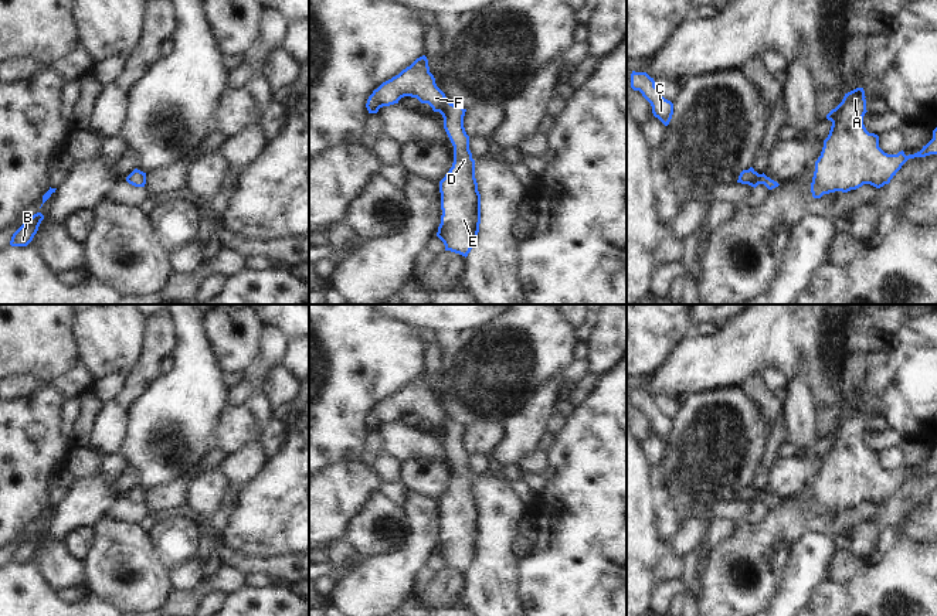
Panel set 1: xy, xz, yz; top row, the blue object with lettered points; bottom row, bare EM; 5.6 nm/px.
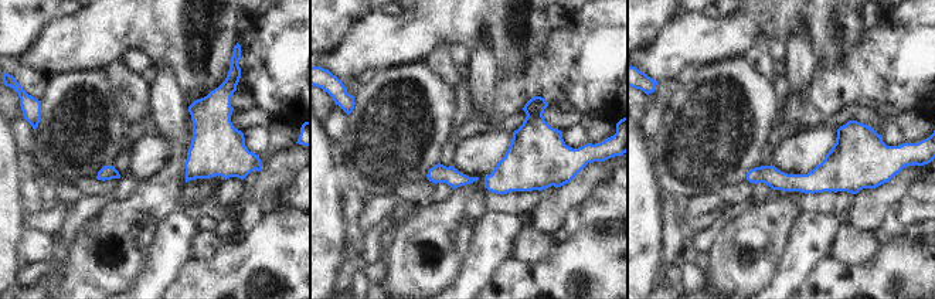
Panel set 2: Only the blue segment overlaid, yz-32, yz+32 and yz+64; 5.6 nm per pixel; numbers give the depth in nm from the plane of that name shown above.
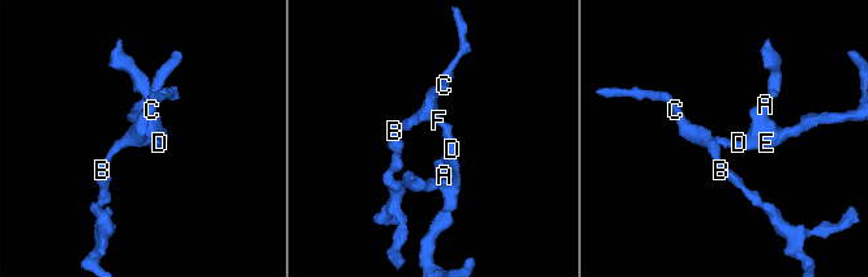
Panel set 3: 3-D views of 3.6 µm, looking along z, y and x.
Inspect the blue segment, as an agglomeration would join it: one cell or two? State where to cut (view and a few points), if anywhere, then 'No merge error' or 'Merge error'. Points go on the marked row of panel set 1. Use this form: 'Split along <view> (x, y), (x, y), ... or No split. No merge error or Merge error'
No split. No merge error

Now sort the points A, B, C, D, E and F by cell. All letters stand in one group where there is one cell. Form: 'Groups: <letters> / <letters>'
Groups: A B C D E F

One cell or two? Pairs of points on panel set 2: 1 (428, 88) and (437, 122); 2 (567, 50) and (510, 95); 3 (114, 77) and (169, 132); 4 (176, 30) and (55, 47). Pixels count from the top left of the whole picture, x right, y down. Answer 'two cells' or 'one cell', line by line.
1: one cell
2: one cell
3: two cells
4: one cell

